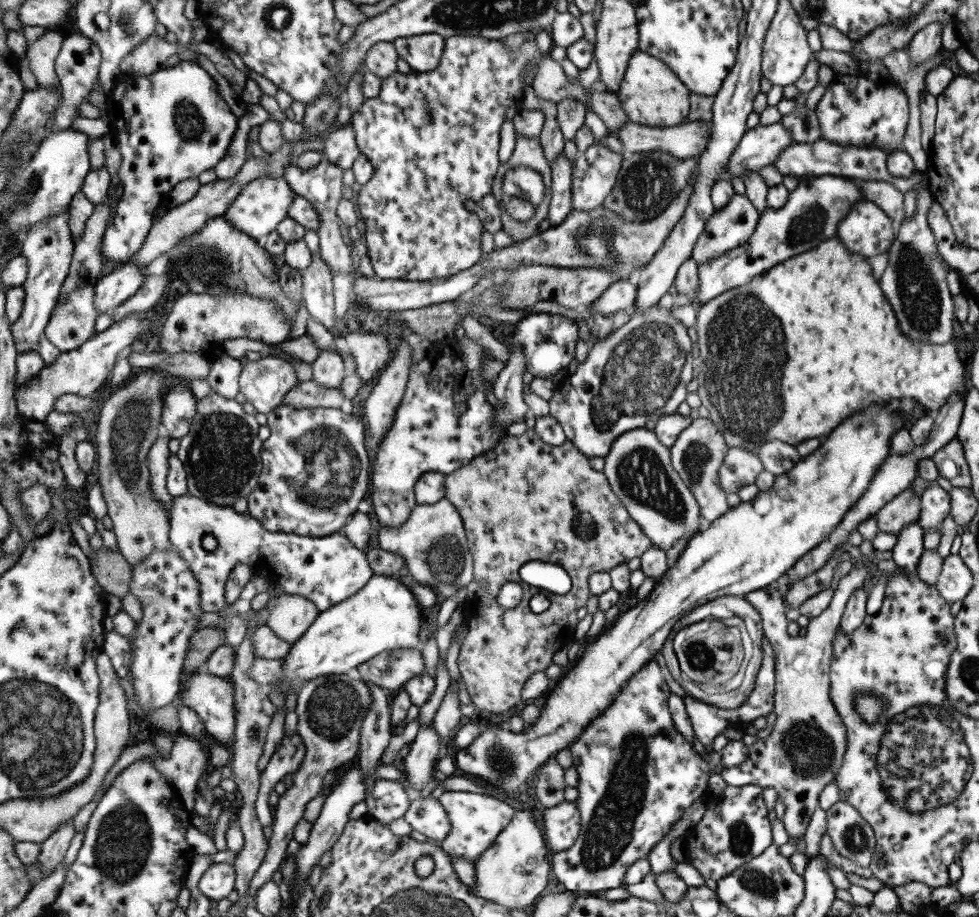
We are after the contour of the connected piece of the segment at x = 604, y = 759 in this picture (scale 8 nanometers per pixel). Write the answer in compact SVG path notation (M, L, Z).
M655 659L650 660L645 664L645 668L641 667L641 672L637 672L637 676L633 676L633 680L629 680L629 684L625 684L625 688L621 688L621 696L617 700L613 699L613 706L607 707L597 720L589 724L581 738L569 748L573 756L573 766L579 774L577 787L580 790L580 797L575 802L580 810L582 829L579 838L571 848L552 854L552 871L556 878L565 885L565 890L579 891L586 895L598 895L601 891L605 891L608 888L617 888L621 884L621 878L623 878L627 866L633 864L639 858L646 858L648 850L651 850L651 847L656 842L659 842L664 834L670 831L671 826L674 826L683 815L683 811L689 808L692 802L706 795L707 781L710 777L708 764L703 761L701 755L696 753L693 746L685 741L683 736L673 727L673 722L667 709L667 697L670 694L666 683L661 678L657 662Z

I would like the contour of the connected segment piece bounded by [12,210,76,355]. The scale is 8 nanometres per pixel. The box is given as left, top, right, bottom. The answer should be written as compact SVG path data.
M69 210L34 224L21 243L21 254L28 258L29 274L23 288L26 290L24 311L12 325L18 355L39 350L39 340L46 336L46 328L56 310L65 279L68 278L76 250L76 241L69 224Z

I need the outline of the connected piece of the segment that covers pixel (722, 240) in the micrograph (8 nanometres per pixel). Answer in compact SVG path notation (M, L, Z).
M734 194L723 208L715 209L713 214L705 221L703 230L692 246L689 257L698 265L699 263L708 263L713 257L724 255L724 252L739 247L753 232L758 215L758 211L753 208L753 204L744 195Z

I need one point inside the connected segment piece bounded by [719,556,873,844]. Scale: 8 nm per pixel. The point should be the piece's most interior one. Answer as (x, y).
(807, 729)

